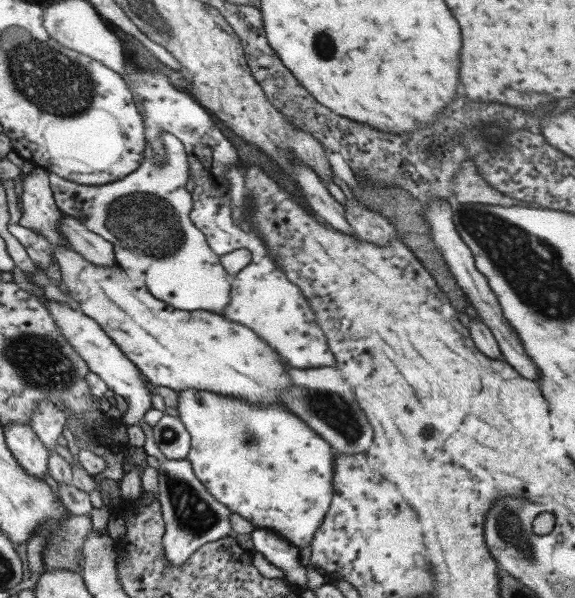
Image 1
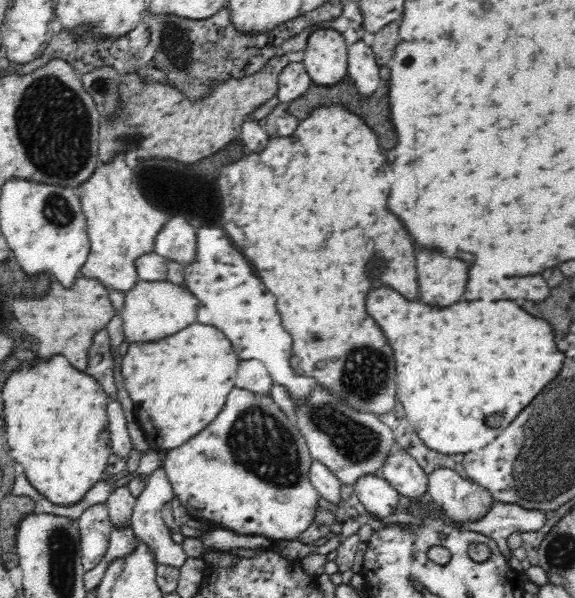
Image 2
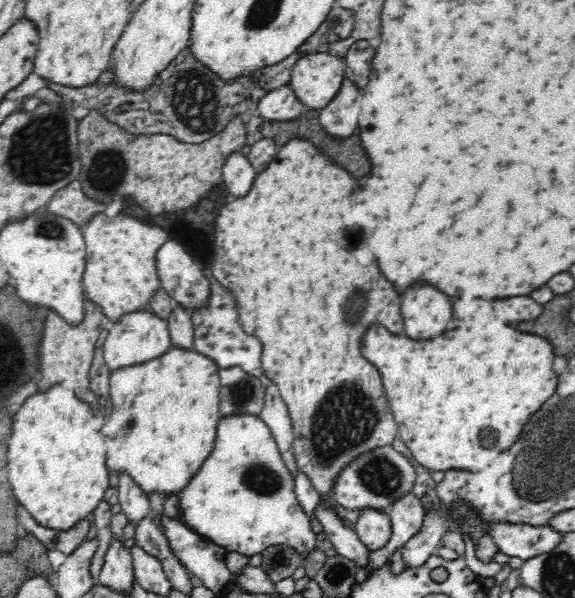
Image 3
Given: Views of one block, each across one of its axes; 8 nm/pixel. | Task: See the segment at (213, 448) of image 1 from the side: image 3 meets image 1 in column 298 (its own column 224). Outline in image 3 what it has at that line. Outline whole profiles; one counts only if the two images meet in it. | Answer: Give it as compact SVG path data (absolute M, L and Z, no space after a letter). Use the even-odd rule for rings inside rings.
M224 416L218 424L218 434L214 448L200 466L200 470L192 476L192 482L184 488L180 496L180 520L198 532L202 538L224 546L228 552L238 552L244 556L262 554L266 548L272 546L290 546L294 548L304 560L316 548L318 534L312 532L310 520L314 516L306 516L296 500L296 482L294 476L286 470L286 464L280 456L280 448L272 436L272 430L260 416Z

